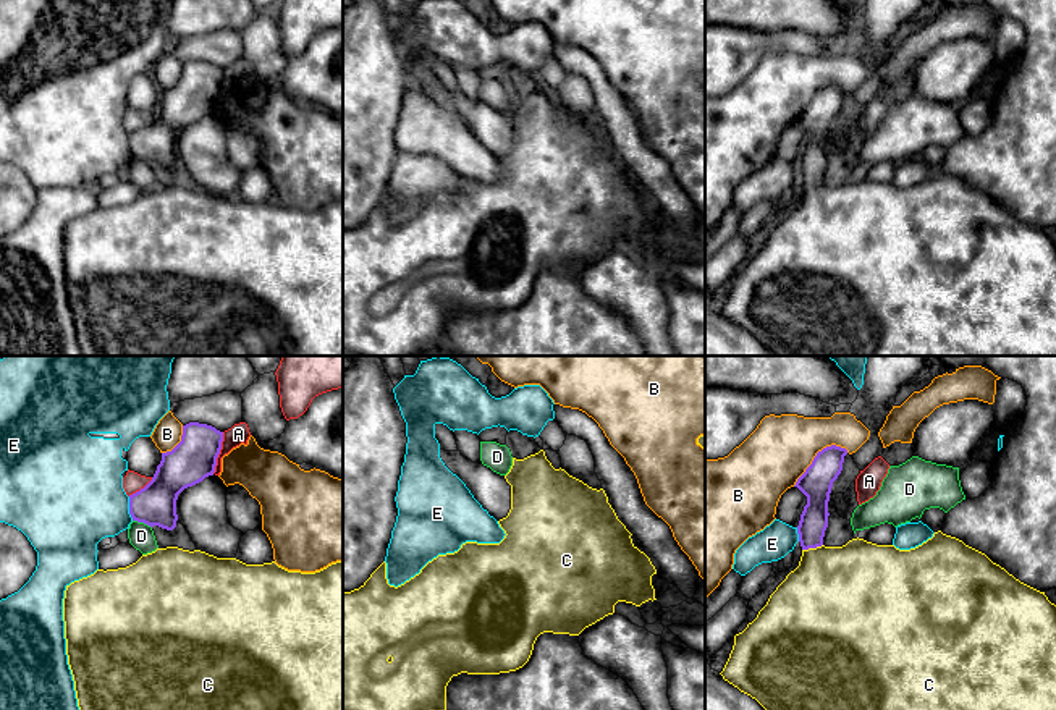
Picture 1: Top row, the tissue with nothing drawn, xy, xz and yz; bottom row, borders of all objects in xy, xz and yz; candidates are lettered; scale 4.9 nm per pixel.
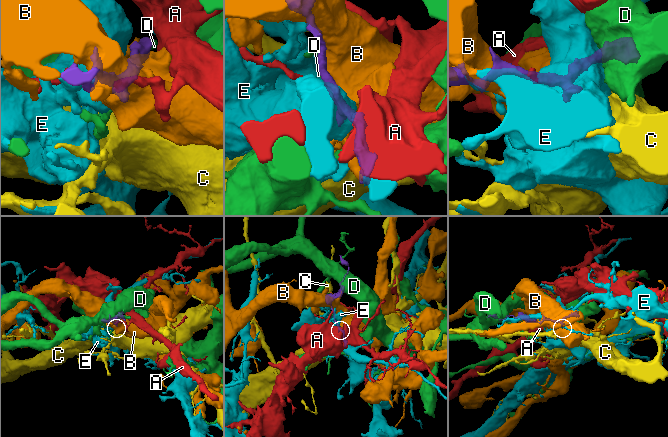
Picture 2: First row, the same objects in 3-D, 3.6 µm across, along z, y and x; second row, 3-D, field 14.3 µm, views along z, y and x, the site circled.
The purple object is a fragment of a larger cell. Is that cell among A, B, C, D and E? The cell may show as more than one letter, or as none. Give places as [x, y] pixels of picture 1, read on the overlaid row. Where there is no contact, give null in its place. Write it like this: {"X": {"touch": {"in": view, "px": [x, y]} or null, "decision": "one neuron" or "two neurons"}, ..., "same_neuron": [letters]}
{"A": {"touch": {"in": "xy", "px": [219, 453]}, "decision": "two neurons"}, "B": {"touch": {"in": "yz", "px": [817, 455]}, "decision": "two neurons"}, "C": {"touch": {"in": "yz", "px": [812, 547]}, "decision": "one neuron"}, "D": {"touch": {"in": "xy", "px": [143, 521]}, "decision": "two neurons"}, "E": {"touch": {"in": "xy", "px": [130, 508]}, "decision": "two neurons"}, "same_neuron": ["C"]}

